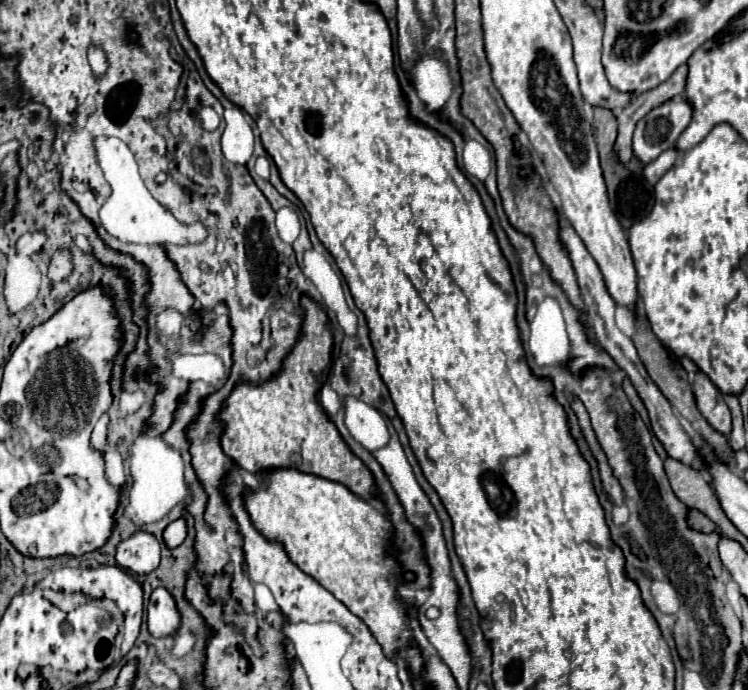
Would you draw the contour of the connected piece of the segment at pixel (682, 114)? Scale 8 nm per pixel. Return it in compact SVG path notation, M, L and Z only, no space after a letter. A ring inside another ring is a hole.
M676 96L652 108L634 130L634 156L644 164L656 160L664 150L672 148L678 136L692 120L692 106L686 98Z

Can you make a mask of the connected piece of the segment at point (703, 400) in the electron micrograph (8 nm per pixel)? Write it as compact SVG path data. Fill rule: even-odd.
M702 370L696 372L692 386L696 396L696 406L702 412L702 416L708 420L708 424L712 424L712 428L728 436L732 430L732 420L730 420L730 410L722 398L722 392L712 384L712 380Z

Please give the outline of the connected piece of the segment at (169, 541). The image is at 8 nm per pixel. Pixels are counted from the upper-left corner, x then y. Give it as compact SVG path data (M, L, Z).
M178 518L178 520L170 522L164 528L164 534L162 534L166 548L178 548L184 542L186 534L188 534L188 528L186 528L186 520L184 518Z

